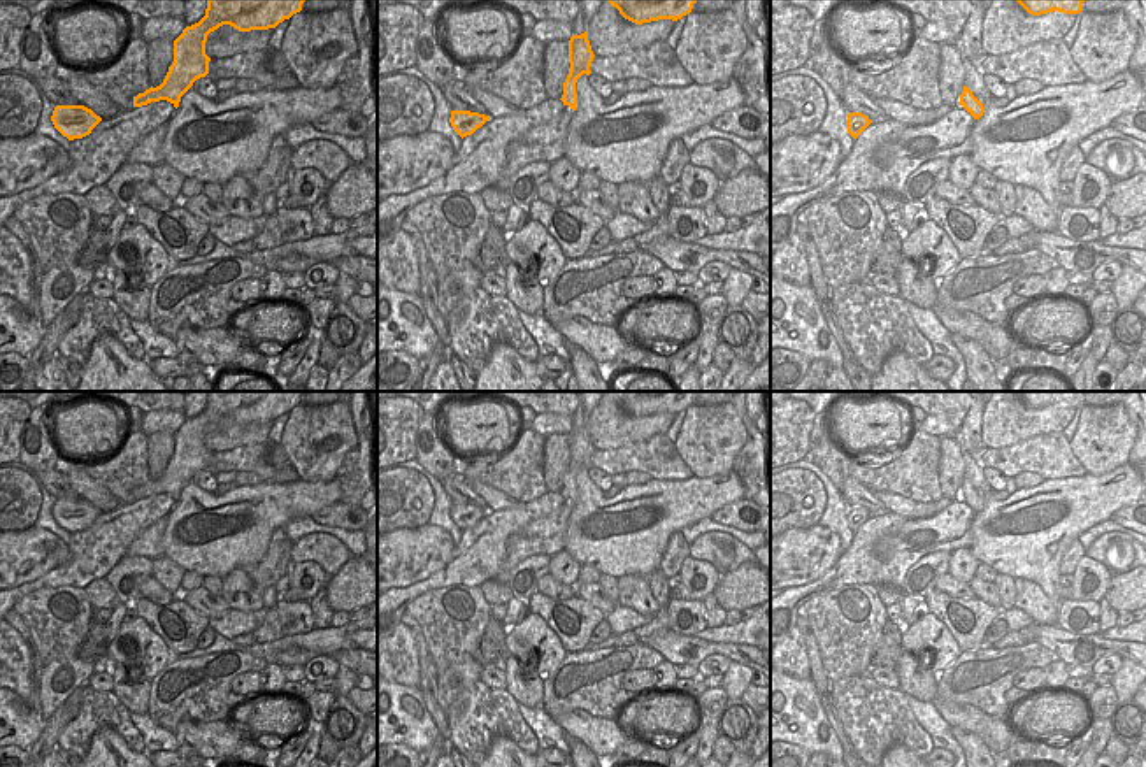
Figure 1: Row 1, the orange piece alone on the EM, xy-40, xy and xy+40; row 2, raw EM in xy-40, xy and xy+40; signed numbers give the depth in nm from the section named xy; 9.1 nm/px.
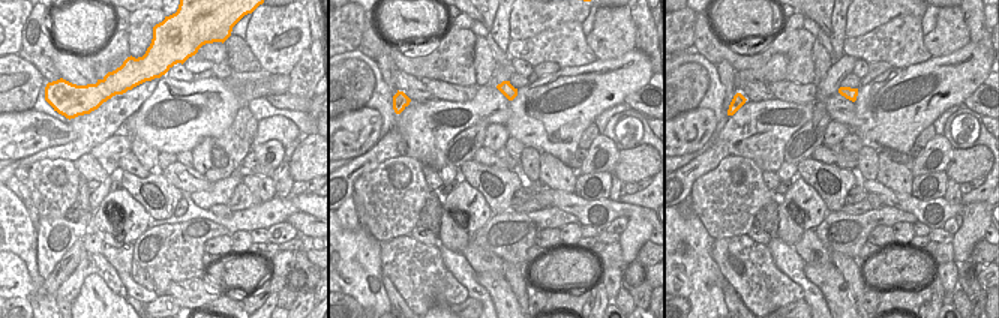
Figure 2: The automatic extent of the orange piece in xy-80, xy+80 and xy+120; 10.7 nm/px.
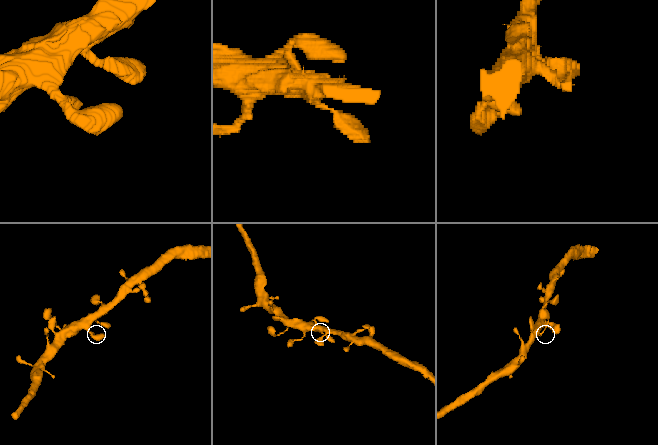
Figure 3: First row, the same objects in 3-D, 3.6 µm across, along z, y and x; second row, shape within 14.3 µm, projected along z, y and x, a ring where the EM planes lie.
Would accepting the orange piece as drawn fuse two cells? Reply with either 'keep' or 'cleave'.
keep

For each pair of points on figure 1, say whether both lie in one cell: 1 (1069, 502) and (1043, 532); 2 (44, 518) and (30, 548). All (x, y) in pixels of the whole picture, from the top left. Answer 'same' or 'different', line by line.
1: same
2: different

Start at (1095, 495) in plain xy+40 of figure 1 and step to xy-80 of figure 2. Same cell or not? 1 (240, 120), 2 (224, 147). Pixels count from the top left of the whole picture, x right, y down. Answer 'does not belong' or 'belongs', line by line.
1: does not belong
2: does not belong

